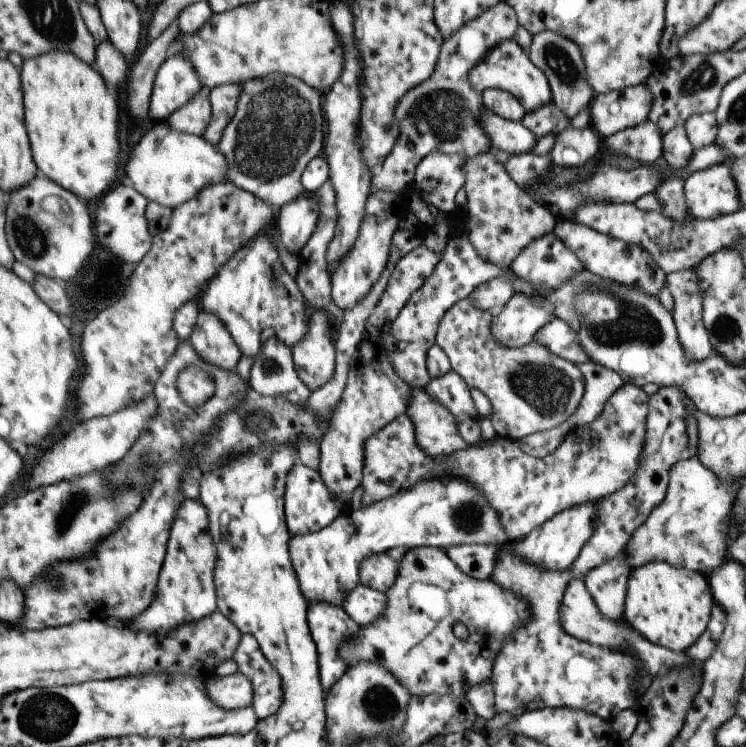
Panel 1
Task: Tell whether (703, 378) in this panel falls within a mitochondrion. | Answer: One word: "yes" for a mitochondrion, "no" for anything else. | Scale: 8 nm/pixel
no

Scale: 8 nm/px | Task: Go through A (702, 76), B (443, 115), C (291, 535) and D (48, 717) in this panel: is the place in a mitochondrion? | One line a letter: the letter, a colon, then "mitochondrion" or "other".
A: mitochondrion
B: mitochondrion
C: other
D: mitochondrion

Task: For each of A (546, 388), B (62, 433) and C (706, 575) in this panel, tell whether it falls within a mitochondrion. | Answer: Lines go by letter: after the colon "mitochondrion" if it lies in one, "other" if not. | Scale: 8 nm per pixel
A: mitochondrion
B: other
C: other

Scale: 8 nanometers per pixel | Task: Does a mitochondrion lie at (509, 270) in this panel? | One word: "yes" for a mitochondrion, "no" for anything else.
no

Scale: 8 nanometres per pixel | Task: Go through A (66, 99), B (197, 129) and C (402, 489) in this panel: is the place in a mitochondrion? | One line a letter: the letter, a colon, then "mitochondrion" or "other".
A: other
B: other
C: other

